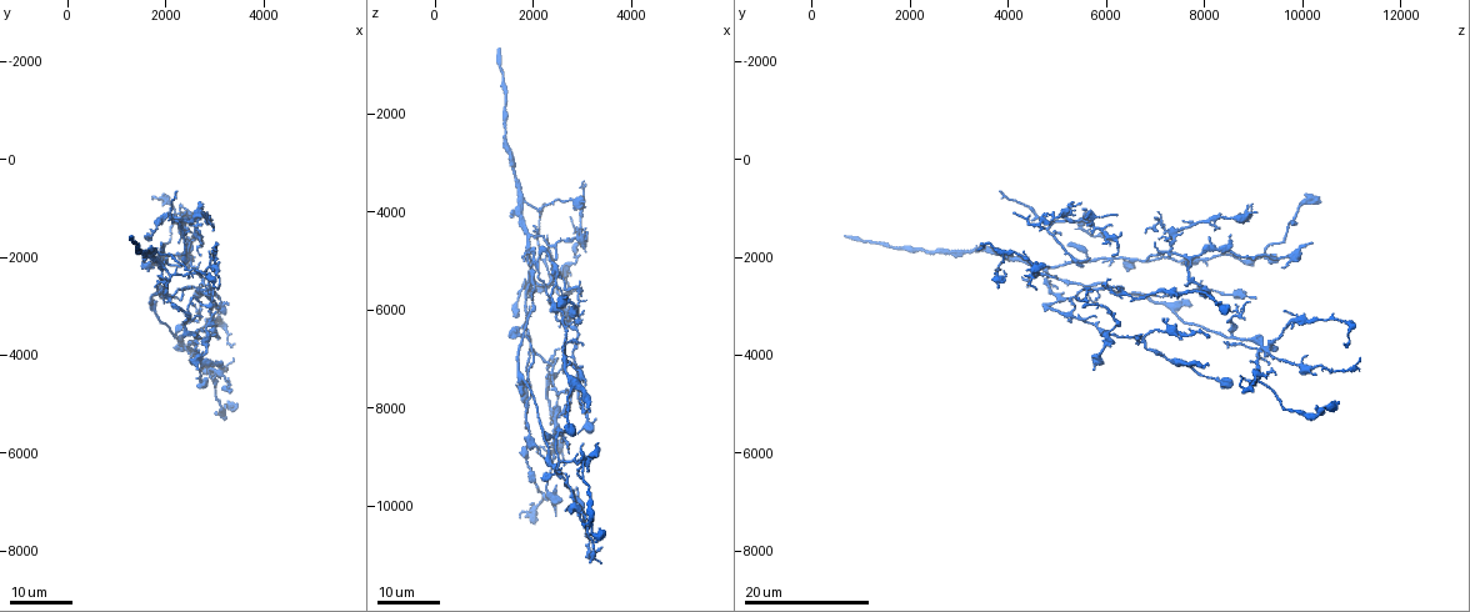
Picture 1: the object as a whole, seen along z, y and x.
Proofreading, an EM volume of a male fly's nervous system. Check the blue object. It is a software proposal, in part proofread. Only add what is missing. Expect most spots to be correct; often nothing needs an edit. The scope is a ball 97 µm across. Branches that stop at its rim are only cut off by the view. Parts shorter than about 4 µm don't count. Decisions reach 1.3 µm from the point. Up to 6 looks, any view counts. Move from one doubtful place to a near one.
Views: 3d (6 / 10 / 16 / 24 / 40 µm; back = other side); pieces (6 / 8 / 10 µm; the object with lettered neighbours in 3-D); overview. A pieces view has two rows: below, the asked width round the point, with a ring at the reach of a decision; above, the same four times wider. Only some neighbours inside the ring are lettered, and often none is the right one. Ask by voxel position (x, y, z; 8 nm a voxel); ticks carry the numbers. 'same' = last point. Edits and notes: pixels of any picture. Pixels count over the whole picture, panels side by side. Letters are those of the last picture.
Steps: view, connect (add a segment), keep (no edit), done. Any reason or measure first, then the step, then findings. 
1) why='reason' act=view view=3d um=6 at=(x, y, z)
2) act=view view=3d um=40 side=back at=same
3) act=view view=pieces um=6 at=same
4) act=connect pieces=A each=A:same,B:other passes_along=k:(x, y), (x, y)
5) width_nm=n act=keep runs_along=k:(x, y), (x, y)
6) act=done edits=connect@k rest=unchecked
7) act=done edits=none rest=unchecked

why='an open end' act=view view=3d um=24 at=(2250, 650, 3850)

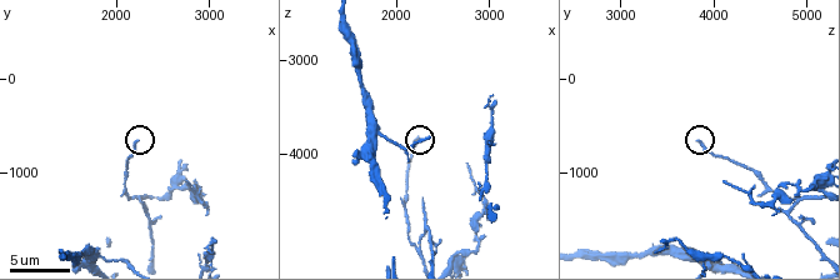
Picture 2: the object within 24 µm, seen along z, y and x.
act=view view=pieces um=6 at=(2250, 650, 3800)

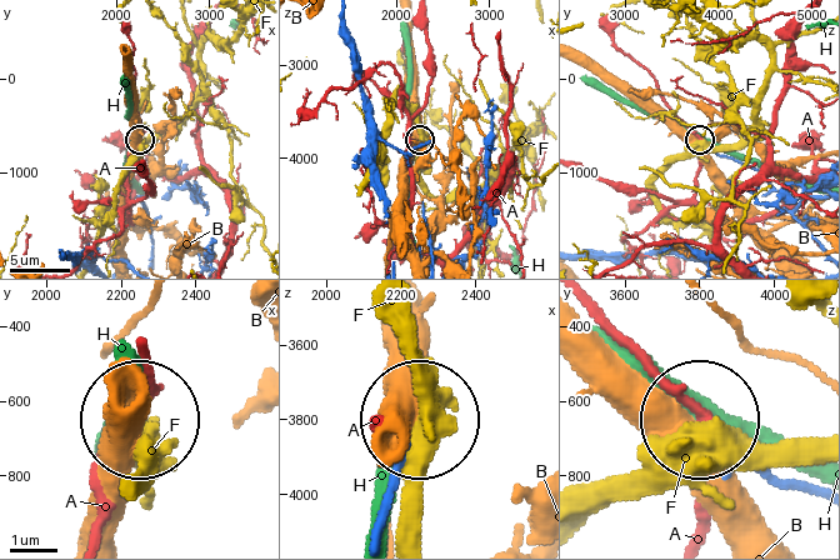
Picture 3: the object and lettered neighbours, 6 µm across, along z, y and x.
act=keep each=A:other,B:other,F:other,H:other runs_along=3:(808, 493), (771, 481), (704, 425) found='none of them fits'

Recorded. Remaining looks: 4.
why='an open end' act=view view=3d um=16 at=(1900, 1700, 5200)

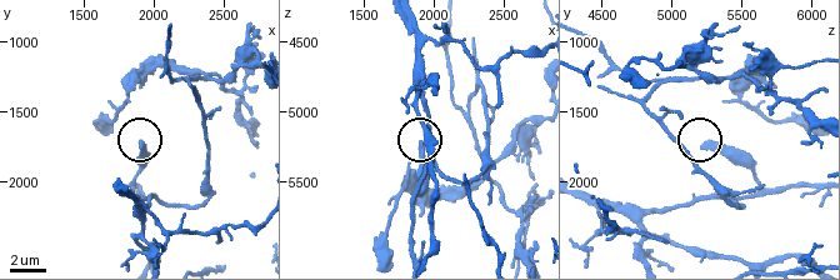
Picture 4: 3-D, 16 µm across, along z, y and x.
act=view view=pieces um=6 at=(1920, 1720, 5240)

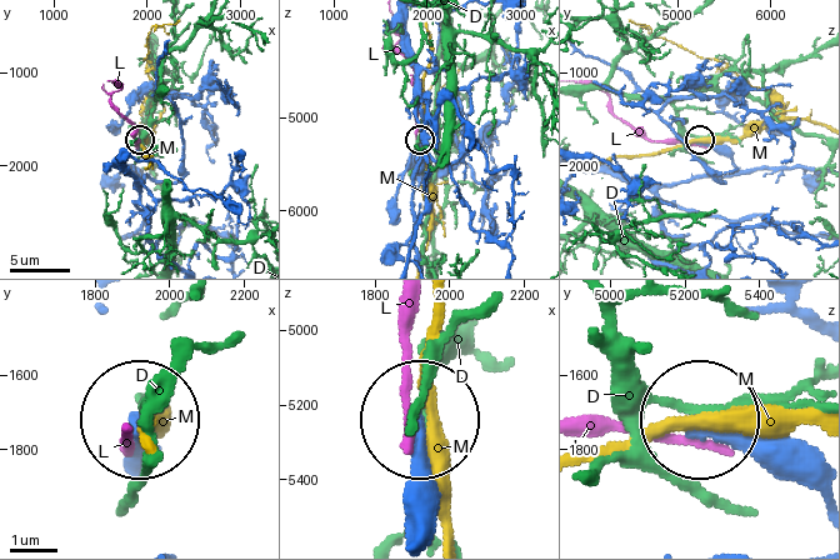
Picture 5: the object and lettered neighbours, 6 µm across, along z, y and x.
width_nm=350 act=keep each=D:other,L:other,M:other runs_along=5:(808, 484), (771, 476), (704, 424) found='none of them fits'

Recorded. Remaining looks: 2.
why='free end' act=view view=3d um=24 at=(2450, 2450, 5000)

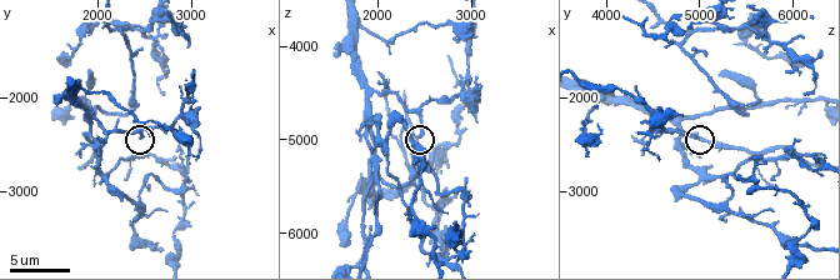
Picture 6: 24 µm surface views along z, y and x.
why='what lies round it' act=view view=pieces um=10 at=(2450, 2400, 4950)

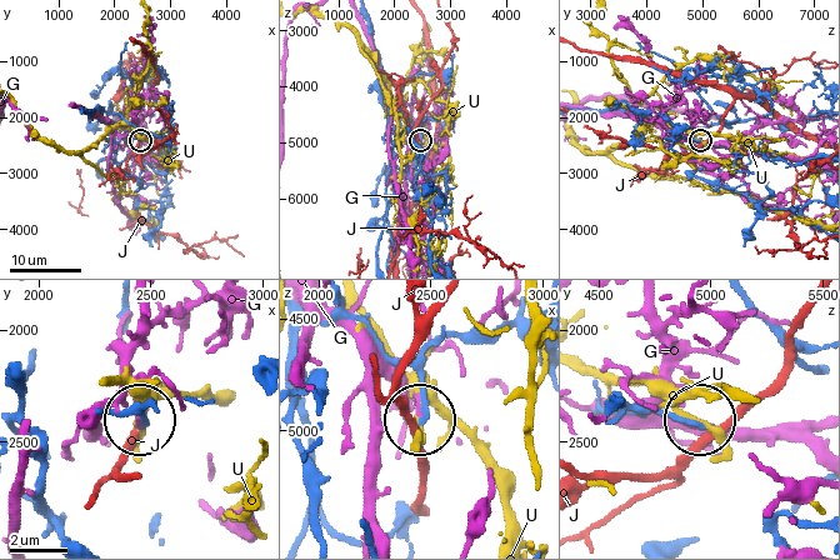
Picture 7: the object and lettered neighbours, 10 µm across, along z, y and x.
act=keep each=G:other,J:other,U:other found='no lettered segment goes on from it'

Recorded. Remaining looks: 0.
act=done edits=none rest=unchecked

